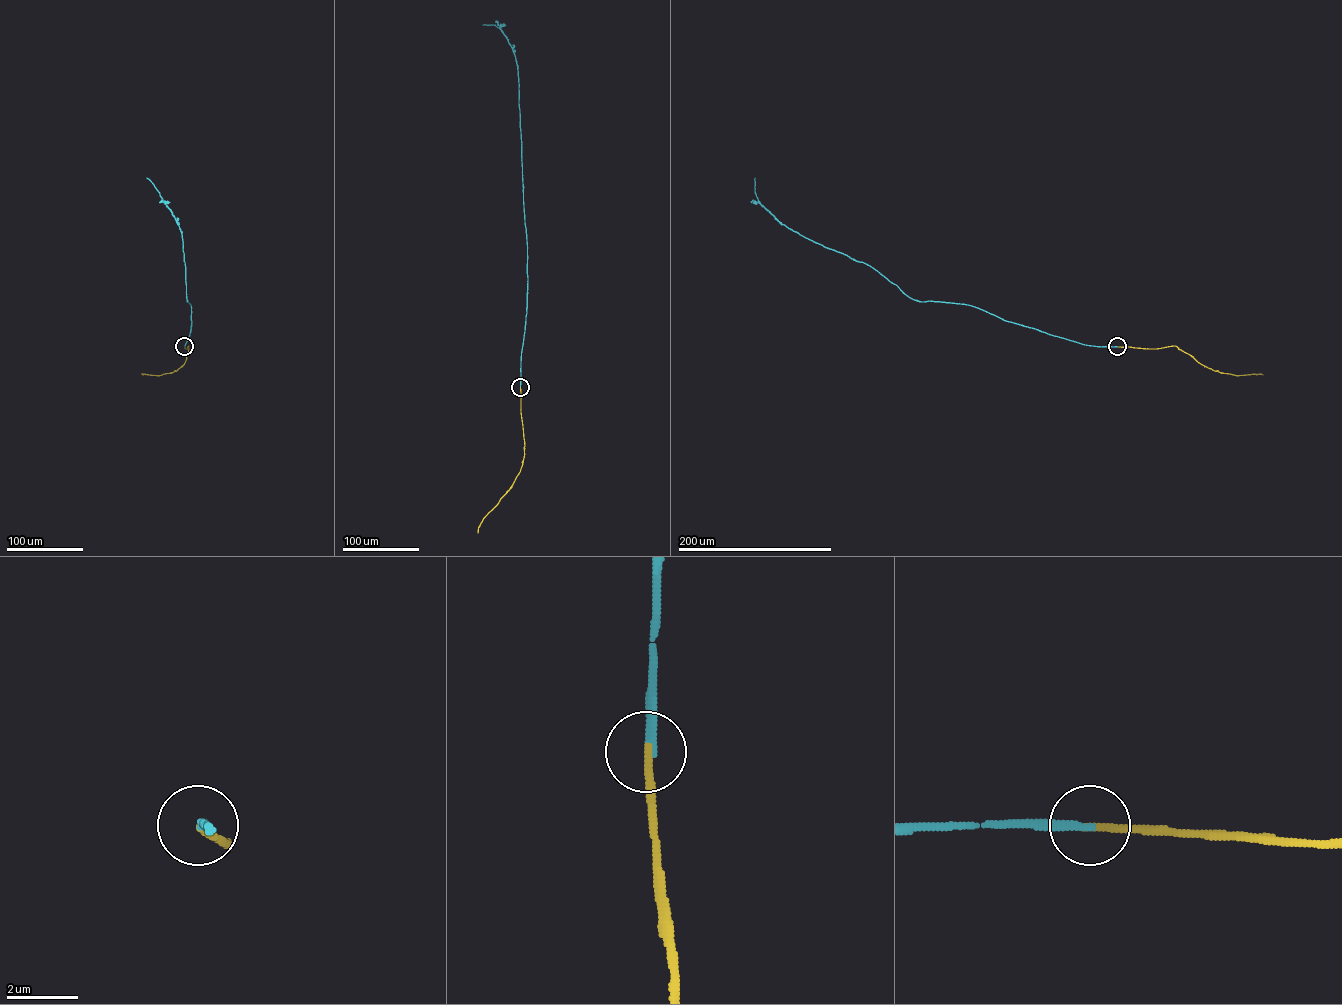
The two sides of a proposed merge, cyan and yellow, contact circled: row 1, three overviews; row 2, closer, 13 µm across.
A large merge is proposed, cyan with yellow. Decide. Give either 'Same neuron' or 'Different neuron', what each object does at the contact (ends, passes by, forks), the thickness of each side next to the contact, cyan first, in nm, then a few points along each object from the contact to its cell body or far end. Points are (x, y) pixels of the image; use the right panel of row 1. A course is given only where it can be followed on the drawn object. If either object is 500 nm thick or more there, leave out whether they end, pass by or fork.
Same neuron. At the ring cyan ends. At the ring yellow ends. Thickness 220 nm (cyan) against 240 nm. Course of cyan: (1117, 346), (1083, 344), (1006, 321), (972, 306), (912, 299), (870, 266), (781, 223), (759, 202), (755, 178). Course of yellow: (1117, 346), (1154, 349), (1175, 346), (1214, 370), (1235, 375), (1262, 374)

